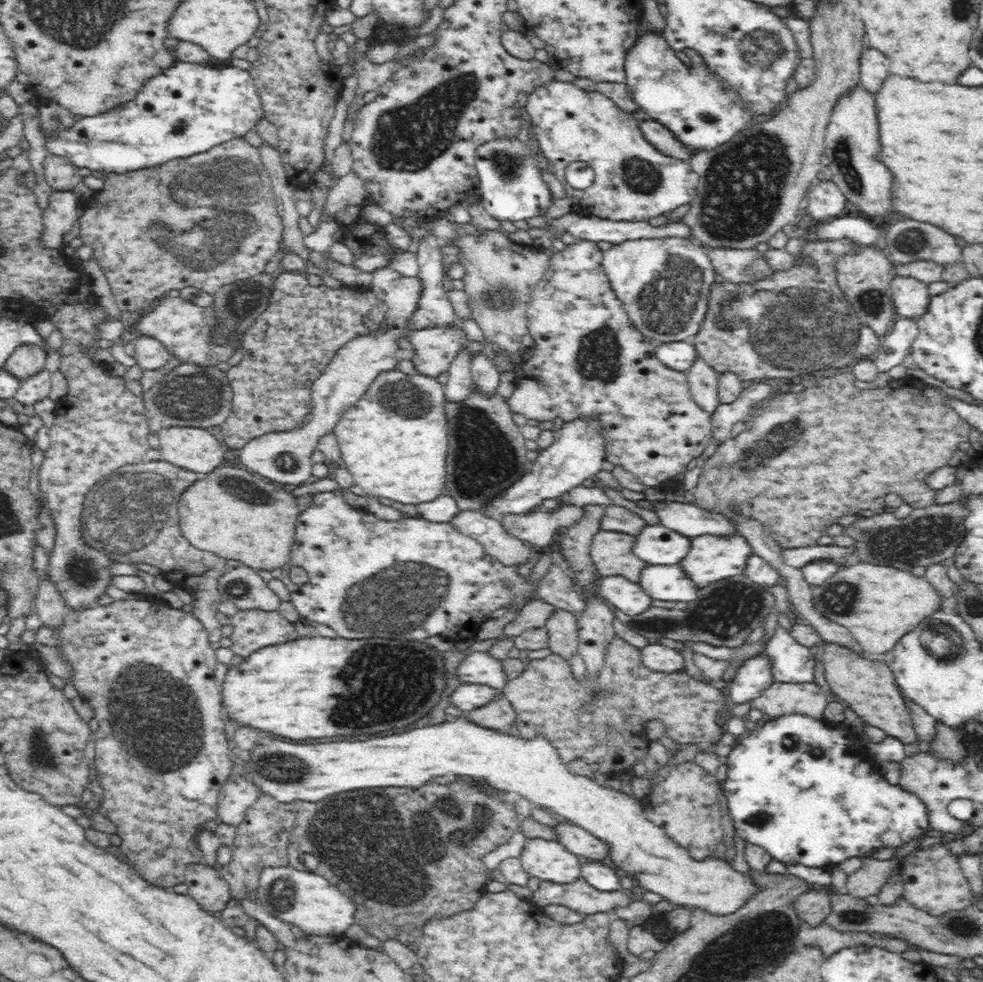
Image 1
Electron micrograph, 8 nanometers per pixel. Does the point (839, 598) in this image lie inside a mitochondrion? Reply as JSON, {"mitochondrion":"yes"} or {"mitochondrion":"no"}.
{"mitochondrion":"yes"}

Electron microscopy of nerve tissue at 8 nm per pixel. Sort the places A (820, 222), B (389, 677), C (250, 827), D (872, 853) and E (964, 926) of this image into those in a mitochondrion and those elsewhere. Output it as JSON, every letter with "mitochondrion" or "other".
{"A":"other","B":"mitochondrion","C":"other","D":"other","E":"mitochondrion"}

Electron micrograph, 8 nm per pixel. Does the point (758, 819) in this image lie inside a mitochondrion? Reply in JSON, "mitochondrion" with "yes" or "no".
{"mitochondrion":"yes"}

